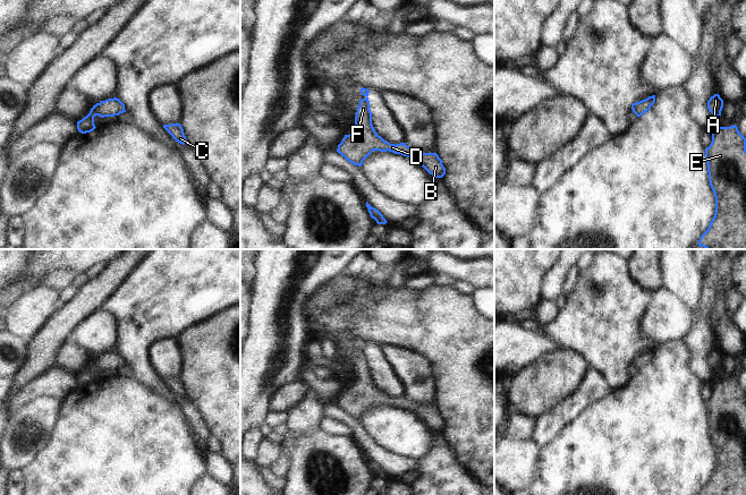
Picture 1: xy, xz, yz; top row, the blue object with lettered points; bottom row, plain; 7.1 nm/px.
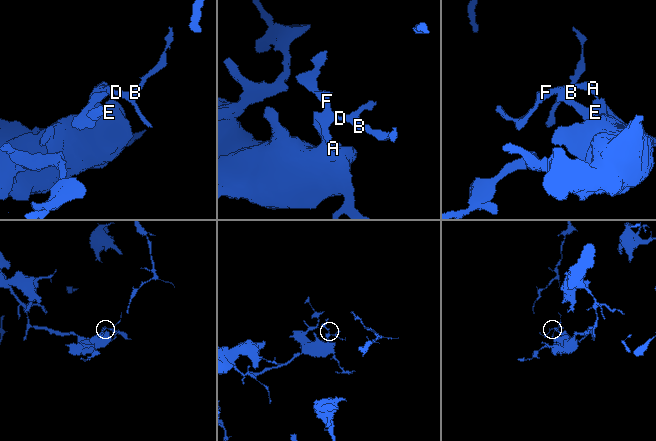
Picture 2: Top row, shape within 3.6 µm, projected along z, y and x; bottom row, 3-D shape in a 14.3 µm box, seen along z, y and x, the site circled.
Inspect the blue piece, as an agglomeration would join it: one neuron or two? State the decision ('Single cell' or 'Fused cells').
Single cell.

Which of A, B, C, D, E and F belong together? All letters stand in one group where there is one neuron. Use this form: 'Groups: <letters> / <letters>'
Groups: A B C D E F.

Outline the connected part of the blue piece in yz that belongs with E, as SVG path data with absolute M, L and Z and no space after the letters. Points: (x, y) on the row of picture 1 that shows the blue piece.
M736 125L715 127L712 142L705 148L709 181L715 197L715 213L707 230L701 236L698 246L705 249L746 249L746 138Z

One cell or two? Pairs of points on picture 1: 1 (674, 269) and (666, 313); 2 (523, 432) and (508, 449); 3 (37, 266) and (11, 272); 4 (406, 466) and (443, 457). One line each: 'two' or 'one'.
1: two
2: two
3: two
4: two

